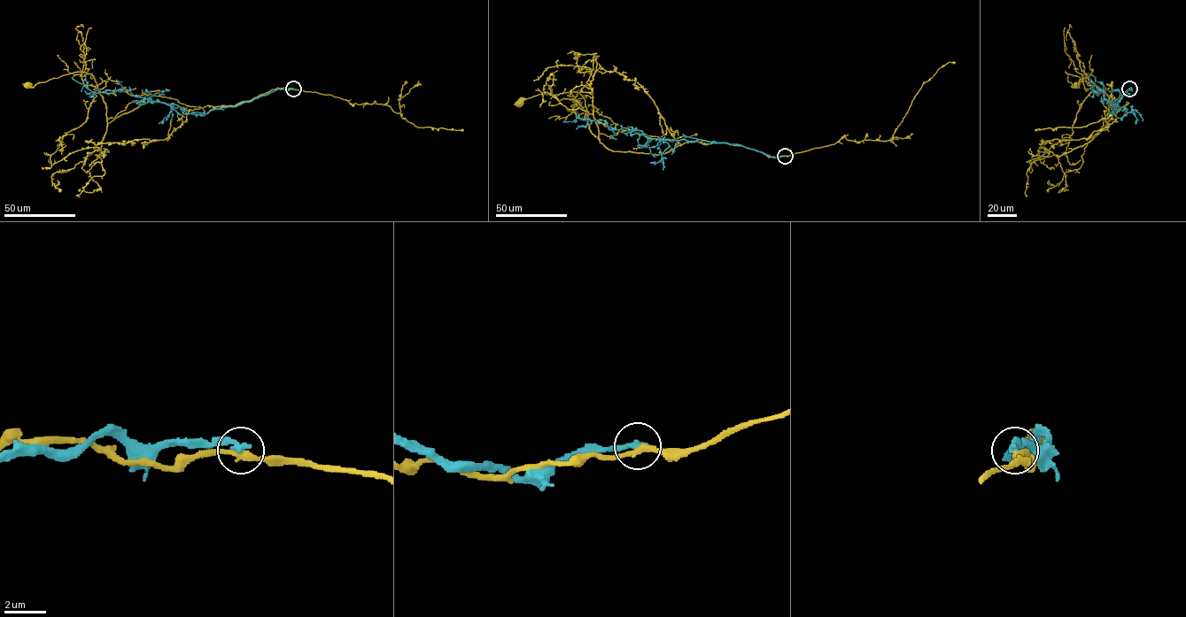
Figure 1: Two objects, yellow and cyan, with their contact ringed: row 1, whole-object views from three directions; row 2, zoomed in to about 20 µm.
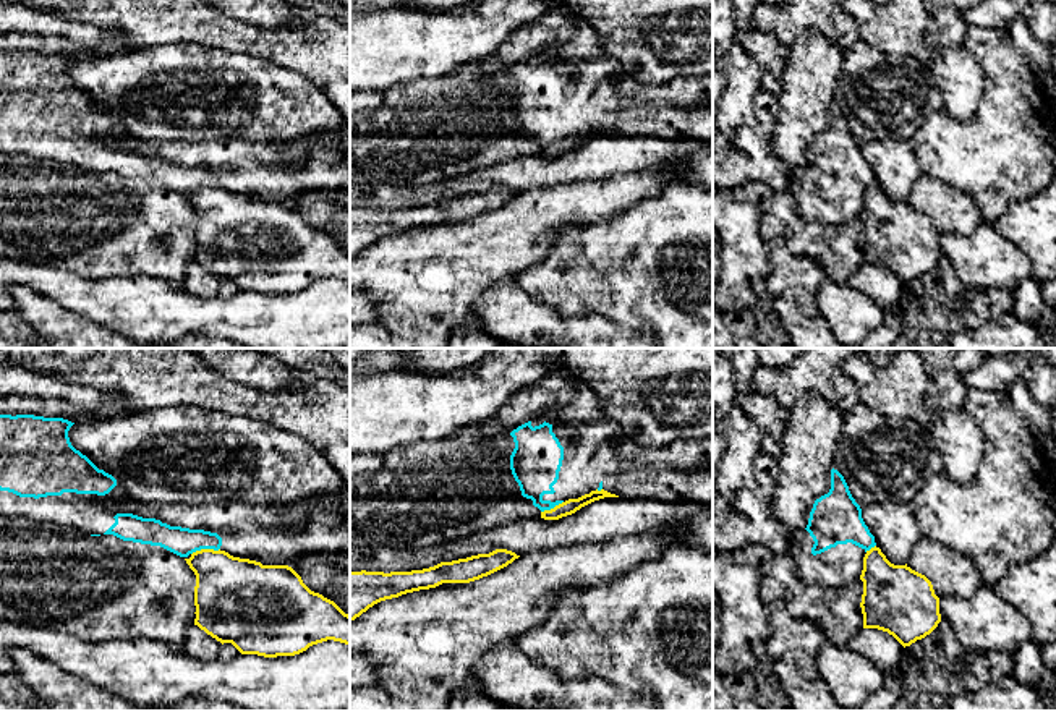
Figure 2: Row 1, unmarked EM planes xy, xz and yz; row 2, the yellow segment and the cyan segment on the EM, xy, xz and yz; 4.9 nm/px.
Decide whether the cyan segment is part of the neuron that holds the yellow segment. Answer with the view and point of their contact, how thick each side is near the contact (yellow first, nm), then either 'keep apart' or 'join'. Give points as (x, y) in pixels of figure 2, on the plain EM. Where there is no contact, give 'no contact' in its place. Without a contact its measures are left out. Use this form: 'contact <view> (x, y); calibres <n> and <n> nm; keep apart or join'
contact xy (204, 187); calibres 340 and 140 nm; keep apart

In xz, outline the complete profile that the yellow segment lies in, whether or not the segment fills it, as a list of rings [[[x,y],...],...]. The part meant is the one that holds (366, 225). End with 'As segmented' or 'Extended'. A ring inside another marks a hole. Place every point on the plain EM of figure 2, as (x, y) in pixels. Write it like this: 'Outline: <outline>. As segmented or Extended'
Outline: [[[496,186],[411,209],[350,209],[350,259],[374,241],[442,220],[470,220],[488,214],[518,196],[512,188]]]. As segmented

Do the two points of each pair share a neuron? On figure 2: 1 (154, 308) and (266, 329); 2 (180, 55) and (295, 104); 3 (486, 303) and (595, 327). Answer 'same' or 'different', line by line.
1: same
2: same
3: same

